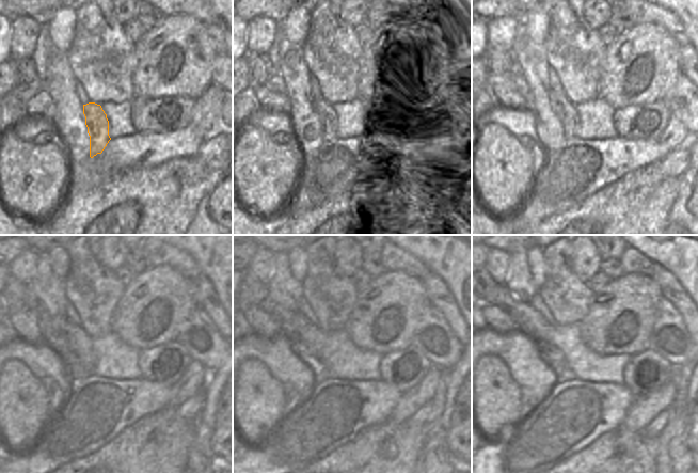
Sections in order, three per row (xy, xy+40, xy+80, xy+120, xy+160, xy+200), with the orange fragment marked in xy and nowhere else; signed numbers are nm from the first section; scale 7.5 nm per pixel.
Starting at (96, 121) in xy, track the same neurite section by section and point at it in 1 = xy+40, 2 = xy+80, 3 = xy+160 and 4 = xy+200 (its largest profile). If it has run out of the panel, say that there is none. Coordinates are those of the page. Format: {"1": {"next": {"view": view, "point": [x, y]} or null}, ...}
{"1": {"next": {"view": "xy+40", "point": [331, 123]}}, "2": {"next": {"view": "xy+80", "point": [565, 110]}}, "3": {"next": {"view": "xy+160", "point": [294, 326]}}, "4": {"next": {"view": "xy+200", "point": [528, 320]}}}

